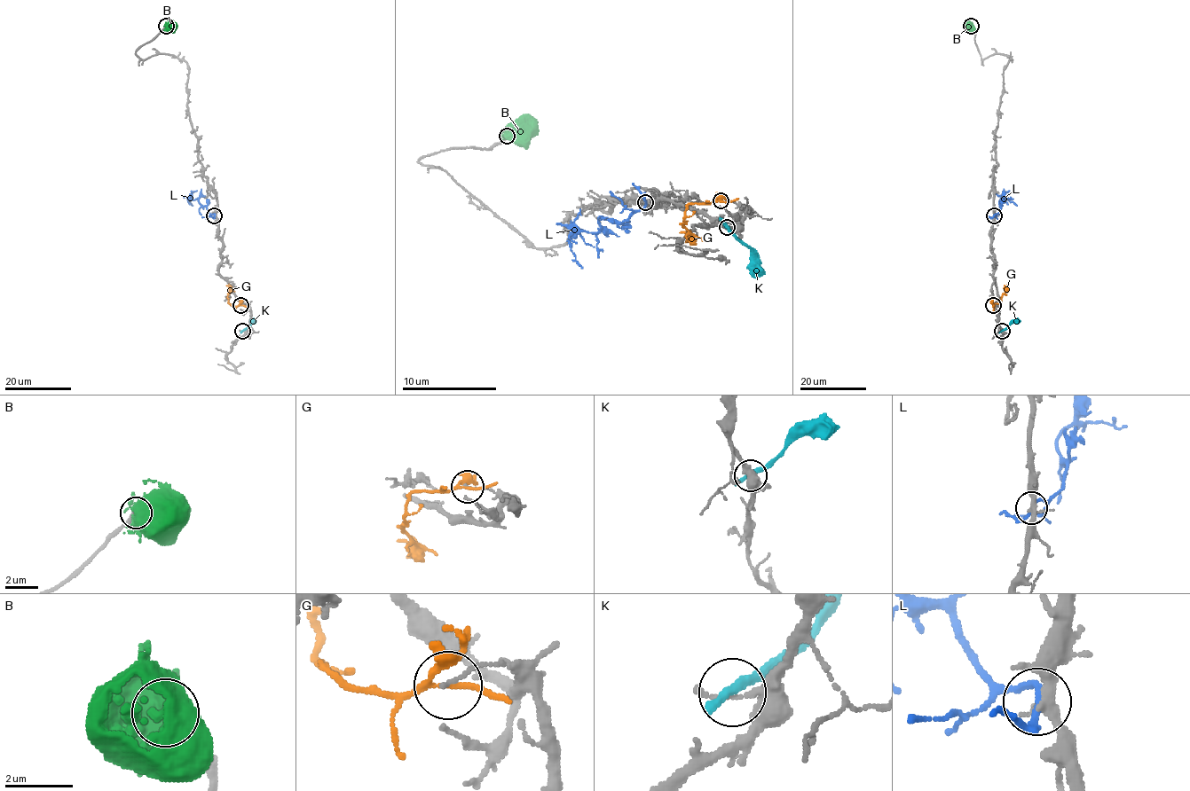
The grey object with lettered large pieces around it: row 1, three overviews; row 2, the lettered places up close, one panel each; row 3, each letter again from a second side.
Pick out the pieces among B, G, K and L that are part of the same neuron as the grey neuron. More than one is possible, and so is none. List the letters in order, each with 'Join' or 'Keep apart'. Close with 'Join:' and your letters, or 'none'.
B: Join
G: Keep apart
K: Keep apart
L: Keep apart
Join: B

